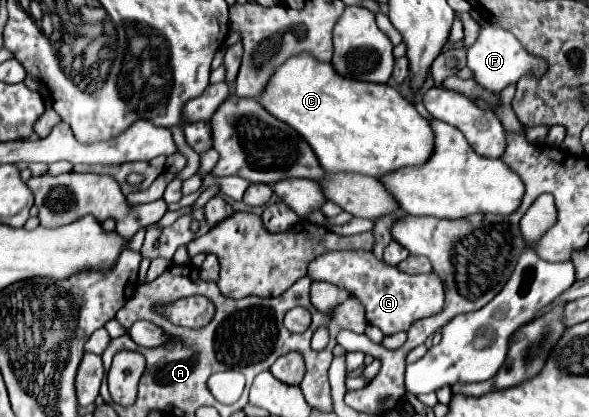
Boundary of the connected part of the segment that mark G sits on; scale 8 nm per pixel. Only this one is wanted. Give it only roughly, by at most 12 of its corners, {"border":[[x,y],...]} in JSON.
{"border":[[332,250],[312,280],[358,298],[384,336],[444,310],[434,272],[406,274],[372,250]]}

